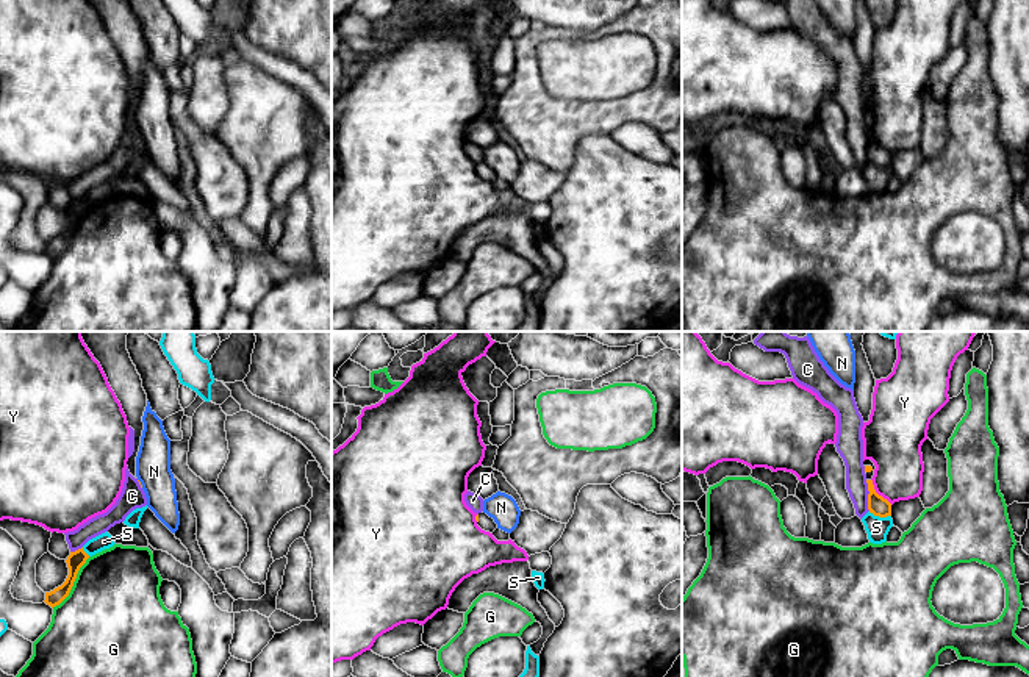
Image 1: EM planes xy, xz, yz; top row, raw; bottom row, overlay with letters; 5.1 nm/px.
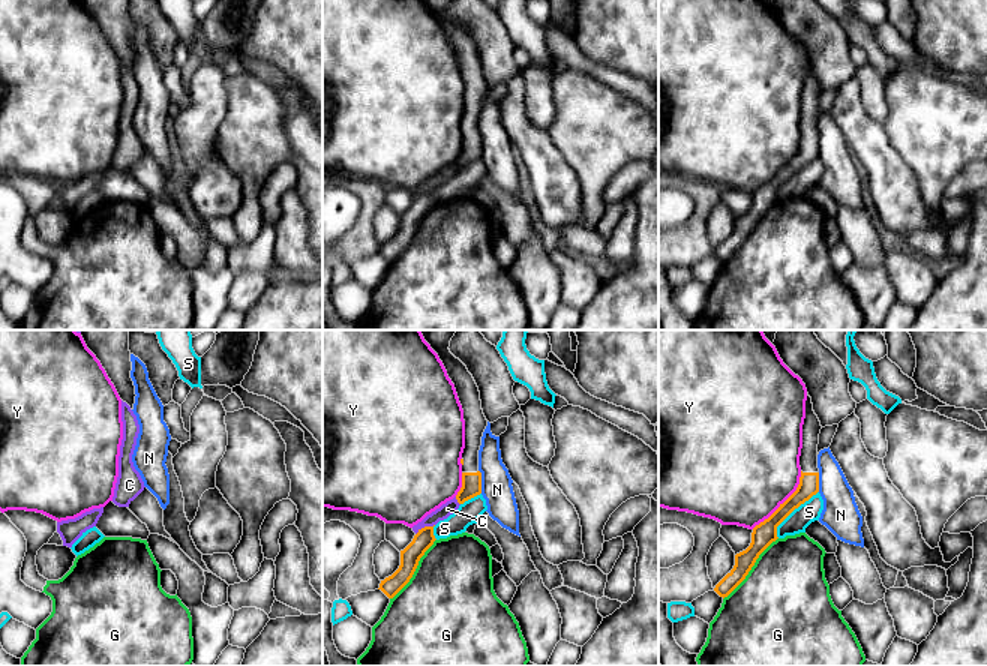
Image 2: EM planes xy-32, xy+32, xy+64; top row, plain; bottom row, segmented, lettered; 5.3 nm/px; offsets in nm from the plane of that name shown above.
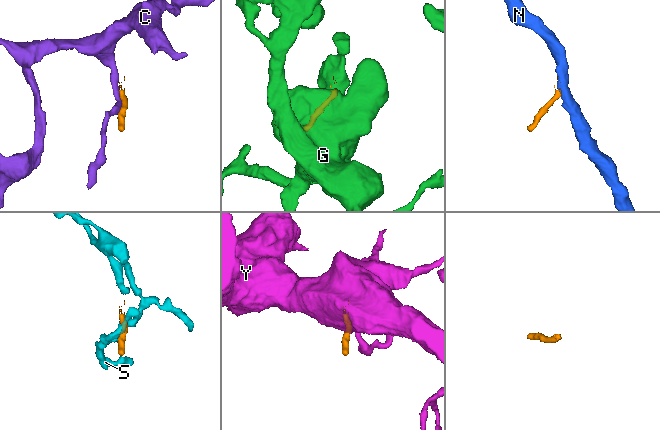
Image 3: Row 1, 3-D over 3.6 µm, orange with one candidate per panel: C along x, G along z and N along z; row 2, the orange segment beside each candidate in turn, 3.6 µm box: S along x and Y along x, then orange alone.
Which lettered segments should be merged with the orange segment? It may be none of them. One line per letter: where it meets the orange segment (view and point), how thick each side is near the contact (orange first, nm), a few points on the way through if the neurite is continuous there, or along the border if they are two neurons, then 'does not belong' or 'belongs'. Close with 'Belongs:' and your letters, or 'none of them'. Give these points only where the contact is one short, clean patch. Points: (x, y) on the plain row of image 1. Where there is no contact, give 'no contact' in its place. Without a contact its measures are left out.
C: contact yz (868, 146); calibres 100 and 120 nm; does not belong
G: contact xy (72, 233); calibres 90 and 480 nm; border xy (89, 207), (80, 218), (71, 241), (52, 257); does not belong
N: contact xy (139, 133); calibres 20 and 180 nm; border xy (138, 128), (143, 136); does not belong
S: contact yz (879, 166); calibres 100 and 120 nm; border yz (868, 161), (878, 166), (890, 166); does not belong
Y: contact yz (876, 143); calibres 100 and 260 nm; does not belong
Belongs: none of them

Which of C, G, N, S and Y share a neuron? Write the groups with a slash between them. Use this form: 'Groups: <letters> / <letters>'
Groups: C / G / N / S / Y

